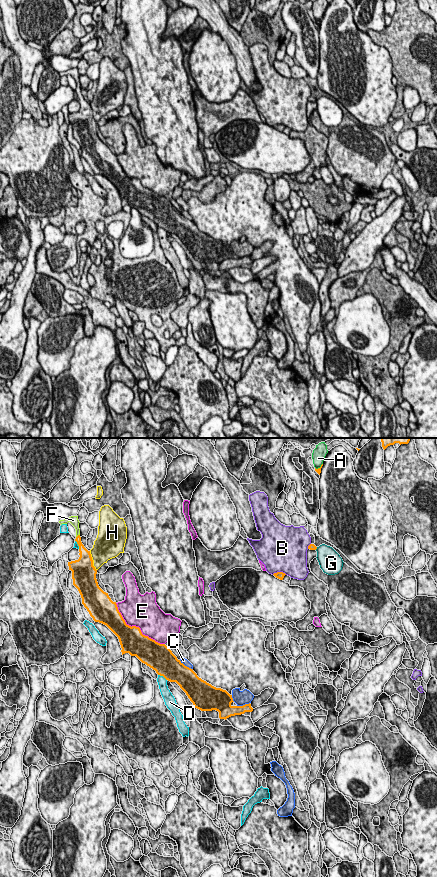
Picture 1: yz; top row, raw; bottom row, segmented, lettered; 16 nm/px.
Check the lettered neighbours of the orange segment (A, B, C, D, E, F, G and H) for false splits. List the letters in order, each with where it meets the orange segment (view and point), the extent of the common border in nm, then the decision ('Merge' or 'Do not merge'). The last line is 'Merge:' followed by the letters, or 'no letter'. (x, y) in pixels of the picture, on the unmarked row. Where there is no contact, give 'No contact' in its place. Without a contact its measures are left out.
A: Touches orange at yz (320, 19). Shared border 150 nm. Do not merge
B: Touches orange at yz (279, 124). Shared border 240 nm. Do not merge
C: Touches orange at yz (186, 218). Shared border 260 nm. Do not merge
D: Touches orange at yz (162, 227). Shared border 180 nm. Do not merge
E: Touches orange at yz (135, 178). Shared border 1050 nm. Do not merge
F: Touches orange at yz (77, 88). Shared border 80 nm. Merge
G: Touches orange at yz (316, 100). Shared border 60 nm. Do not merge
H: Touches orange at yz (92, 113). Shared border 340 nm. Do not merge
Merge: F

